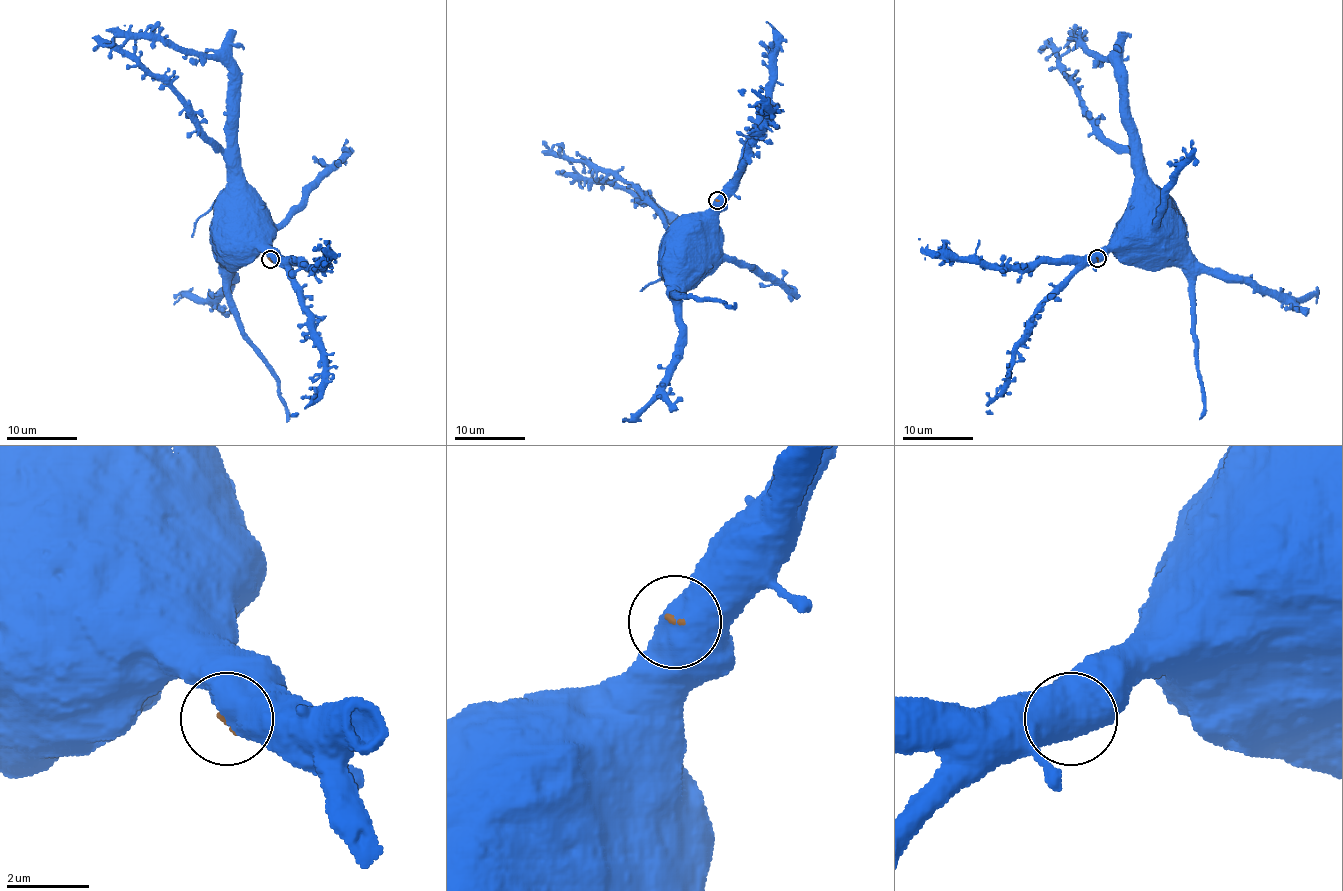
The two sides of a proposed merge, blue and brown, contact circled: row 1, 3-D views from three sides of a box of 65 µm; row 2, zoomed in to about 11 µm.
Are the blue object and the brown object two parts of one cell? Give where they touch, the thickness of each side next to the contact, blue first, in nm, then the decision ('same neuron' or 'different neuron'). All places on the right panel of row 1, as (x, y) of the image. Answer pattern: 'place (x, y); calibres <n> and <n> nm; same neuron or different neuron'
place (1097, 258); calibres 750 and 60 nm; same neuron

